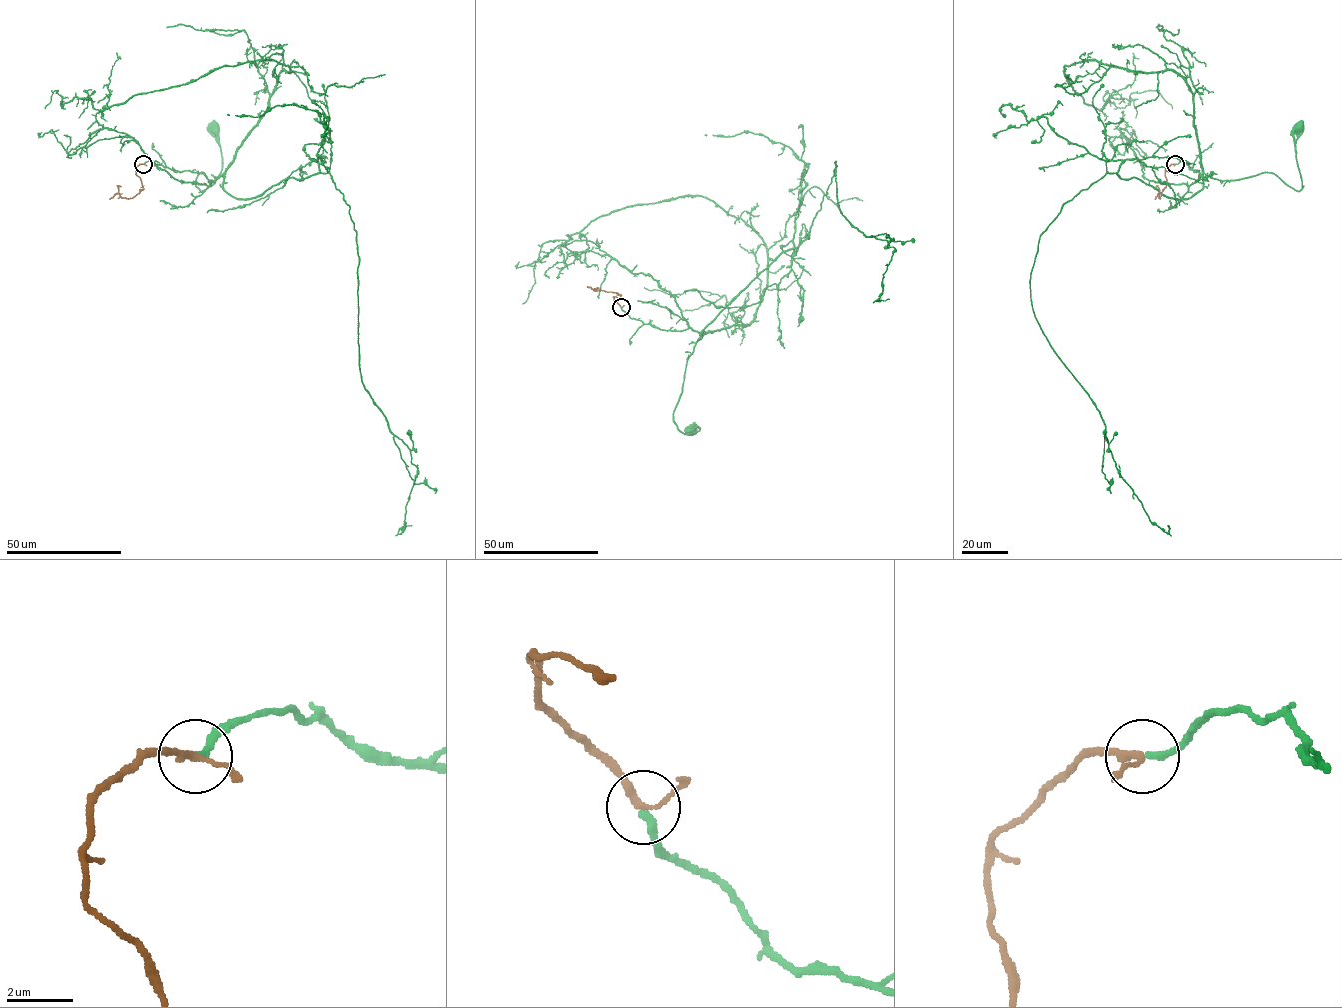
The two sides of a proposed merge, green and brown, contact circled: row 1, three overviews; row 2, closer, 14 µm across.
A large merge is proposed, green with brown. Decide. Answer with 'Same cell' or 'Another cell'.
Same cell

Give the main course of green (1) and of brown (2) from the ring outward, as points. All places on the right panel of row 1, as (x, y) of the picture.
1: (1176, 164), (1185, 161), (1198, 170), (1196, 181), (1203, 174), (1230, 180), (1272, 172), (1299, 191), (1299, 127)
2: (1175, 164), (1165, 170), (1166, 187), (1160, 198), (1159, 193), (1154, 199)

